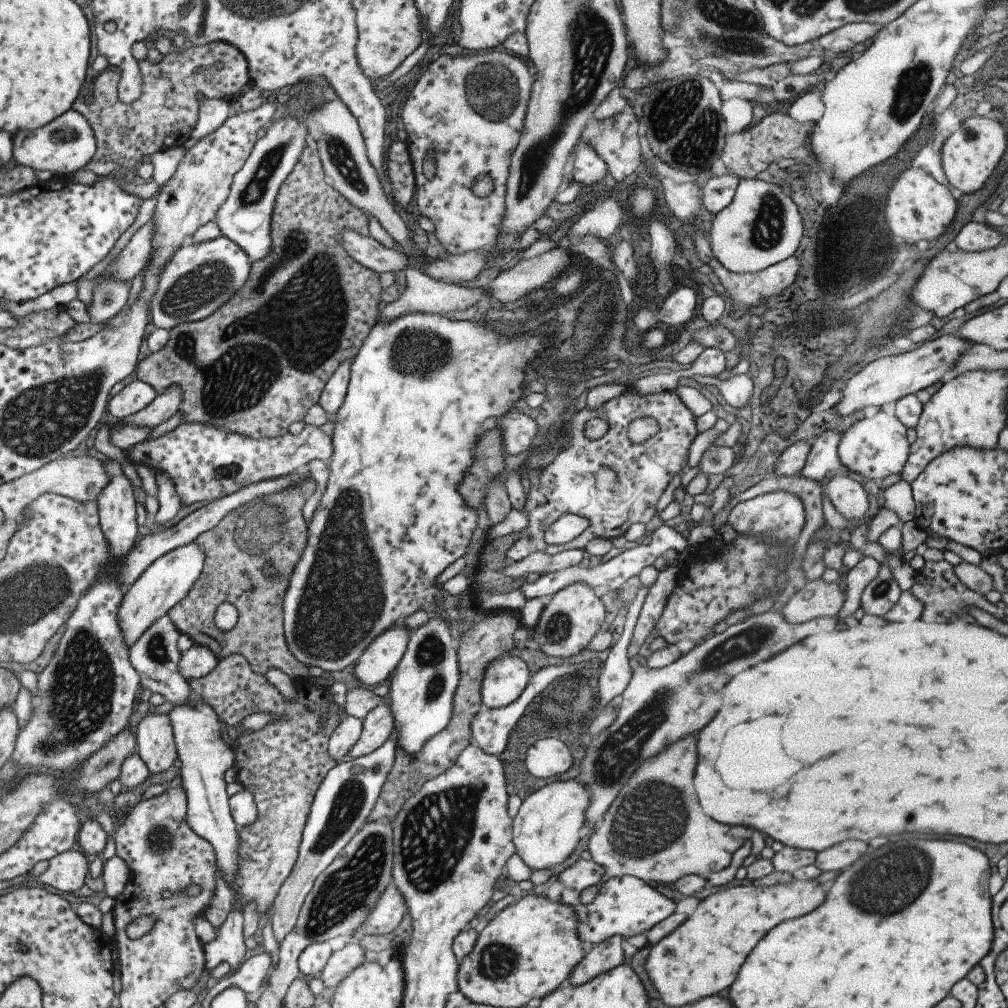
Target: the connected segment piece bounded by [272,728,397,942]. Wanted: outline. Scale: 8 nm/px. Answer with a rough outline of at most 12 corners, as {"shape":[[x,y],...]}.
{"shape":[[397,733],[330,769],[272,926],[280,942],[314,880],[369,820]]}

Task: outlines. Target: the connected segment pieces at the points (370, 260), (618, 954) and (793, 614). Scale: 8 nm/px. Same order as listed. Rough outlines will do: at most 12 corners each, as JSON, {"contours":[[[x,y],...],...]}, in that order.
{"contours":[[[342,228],[342,248],[362,266],[404,270],[410,259],[370,236]],[[623,937],[588,950],[566,983],[580,986],[622,965]],[[808,581],[781,613],[790,624],[836,617],[844,582]]]}

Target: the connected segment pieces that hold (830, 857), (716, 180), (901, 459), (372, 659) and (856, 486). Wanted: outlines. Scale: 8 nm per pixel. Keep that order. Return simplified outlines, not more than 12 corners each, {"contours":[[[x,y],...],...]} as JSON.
{"contours":[[[846,840],[820,852],[822,872],[842,870],[868,850],[866,842]],[[711,177],[699,193],[718,214],[733,201],[741,178]],[[879,411],[841,436],[839,461],[877,482],[900,474],[911,445]],[[402,622],[372,640],[355,664],[358,682],[374,689],[402,660]],[[836,475],[824,489],[846,520],[867,520],[870,502],[860,483]]]}

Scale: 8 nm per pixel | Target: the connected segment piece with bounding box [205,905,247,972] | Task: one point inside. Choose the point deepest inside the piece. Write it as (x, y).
(229, 945)

